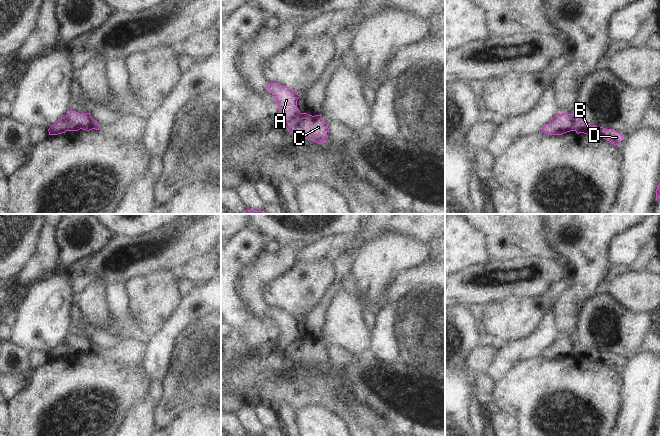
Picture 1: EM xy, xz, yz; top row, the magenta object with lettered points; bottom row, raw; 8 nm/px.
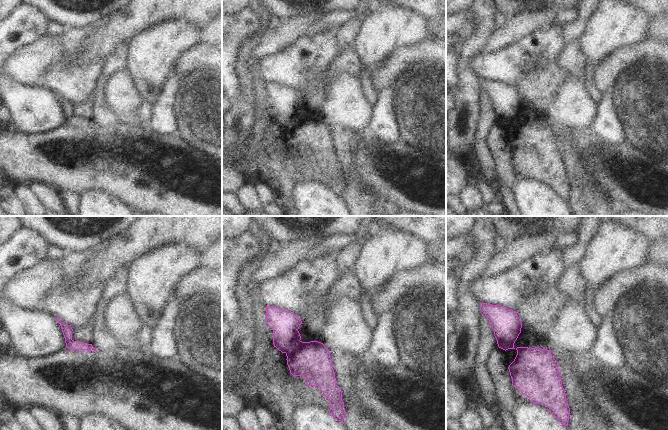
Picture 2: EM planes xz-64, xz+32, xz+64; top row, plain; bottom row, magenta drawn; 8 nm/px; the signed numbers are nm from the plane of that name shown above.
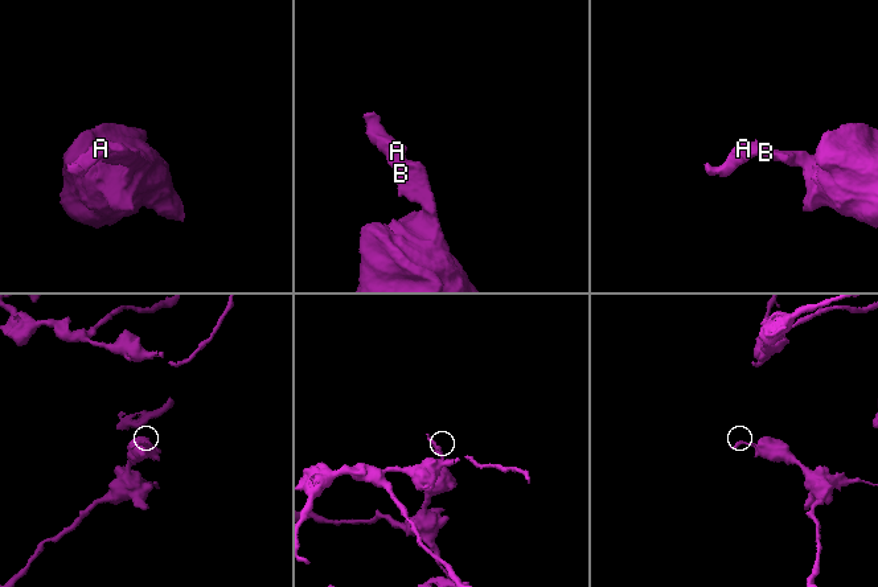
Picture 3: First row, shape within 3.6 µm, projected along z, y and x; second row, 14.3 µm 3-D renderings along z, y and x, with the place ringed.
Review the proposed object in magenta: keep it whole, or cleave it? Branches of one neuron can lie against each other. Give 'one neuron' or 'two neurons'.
two neurons

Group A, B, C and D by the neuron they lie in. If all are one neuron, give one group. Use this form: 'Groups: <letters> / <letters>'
Groups: A / B C D

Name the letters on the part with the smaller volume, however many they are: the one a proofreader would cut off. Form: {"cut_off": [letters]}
{"cut_off": ["A"]}

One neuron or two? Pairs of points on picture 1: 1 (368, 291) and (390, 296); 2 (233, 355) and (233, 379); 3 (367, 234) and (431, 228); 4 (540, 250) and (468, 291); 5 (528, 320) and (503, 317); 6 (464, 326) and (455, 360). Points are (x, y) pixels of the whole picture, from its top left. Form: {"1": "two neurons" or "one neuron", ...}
{"1": "two neurons", "2": "two neurons", "3": "one neuron", "4": "two neurons", "5": "one neuron", "6": "one neuron"}

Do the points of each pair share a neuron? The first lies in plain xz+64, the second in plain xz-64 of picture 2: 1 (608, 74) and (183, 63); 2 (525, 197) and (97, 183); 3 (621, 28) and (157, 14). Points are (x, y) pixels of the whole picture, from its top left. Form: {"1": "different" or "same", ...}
{"1": "same", "2": "different", "3": "different"}

